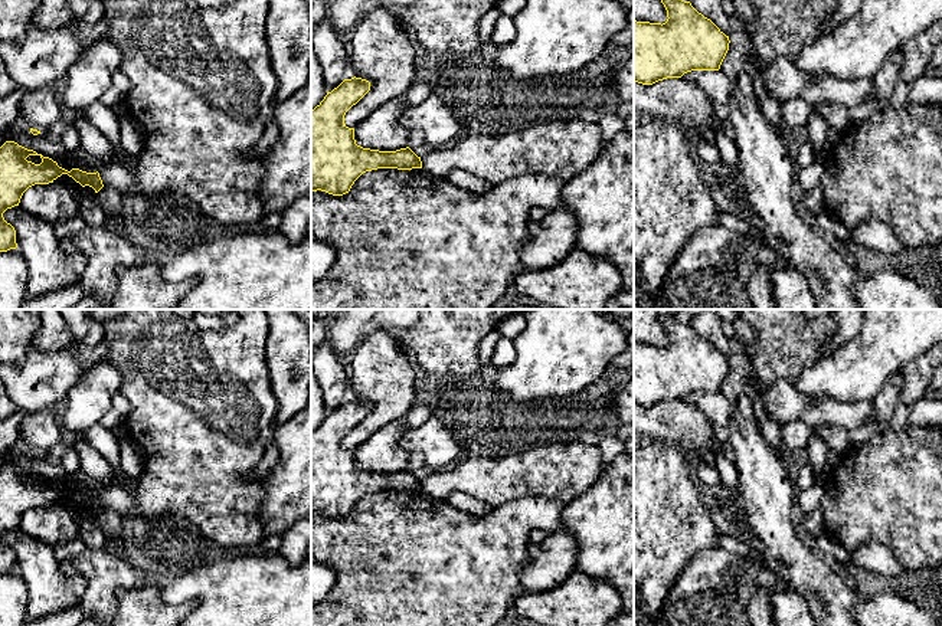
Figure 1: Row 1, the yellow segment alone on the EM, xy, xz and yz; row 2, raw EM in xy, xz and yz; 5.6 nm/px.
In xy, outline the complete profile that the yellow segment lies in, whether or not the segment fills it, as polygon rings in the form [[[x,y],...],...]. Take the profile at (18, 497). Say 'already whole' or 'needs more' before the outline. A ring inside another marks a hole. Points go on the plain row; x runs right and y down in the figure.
already whole | [[[6,463],[0,469],[0,574],[17,570],[16,553],[4,543],[3,535],[19,528],[29,509],[53,505],[62,496],[68,496],[82,509],[92,509],[95,515],[104,509],[98,494],[86,495],[79,491],[68,494],[52,481],[27,472],[14,463]]]

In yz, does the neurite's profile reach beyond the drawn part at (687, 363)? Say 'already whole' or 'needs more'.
already whole

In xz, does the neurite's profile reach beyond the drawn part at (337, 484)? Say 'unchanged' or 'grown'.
unchanged

